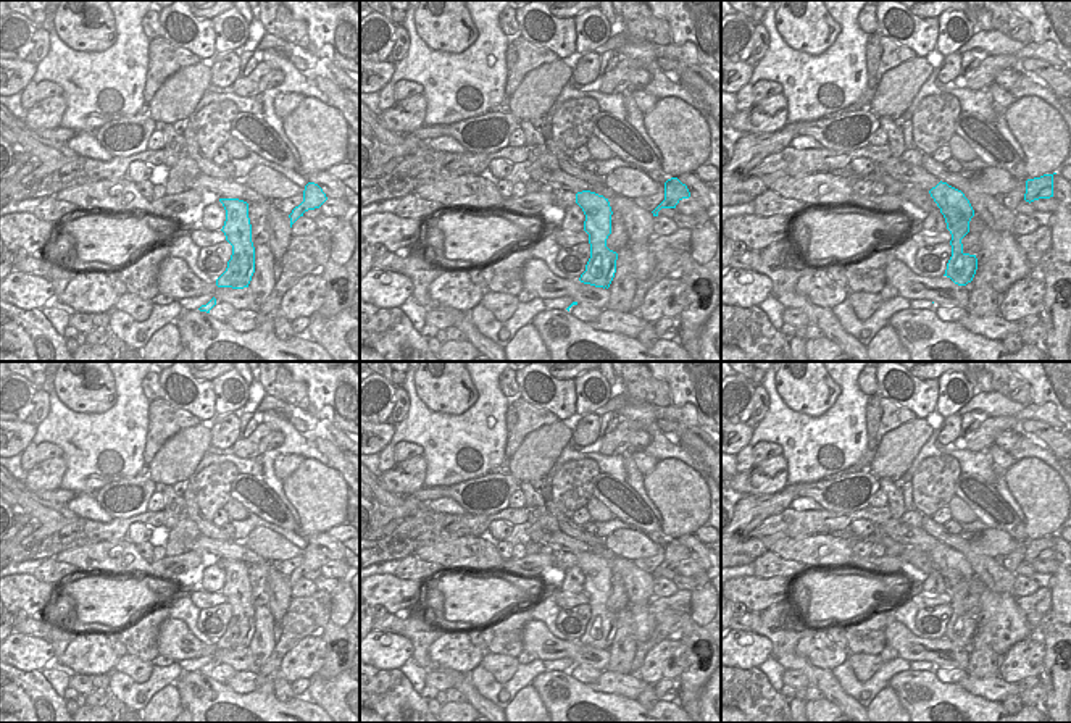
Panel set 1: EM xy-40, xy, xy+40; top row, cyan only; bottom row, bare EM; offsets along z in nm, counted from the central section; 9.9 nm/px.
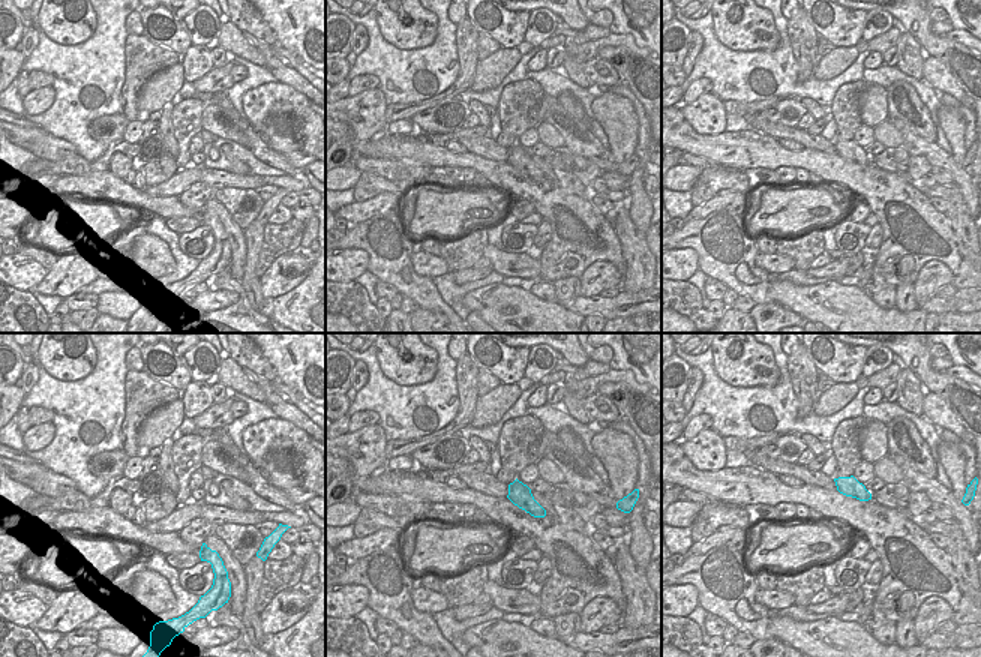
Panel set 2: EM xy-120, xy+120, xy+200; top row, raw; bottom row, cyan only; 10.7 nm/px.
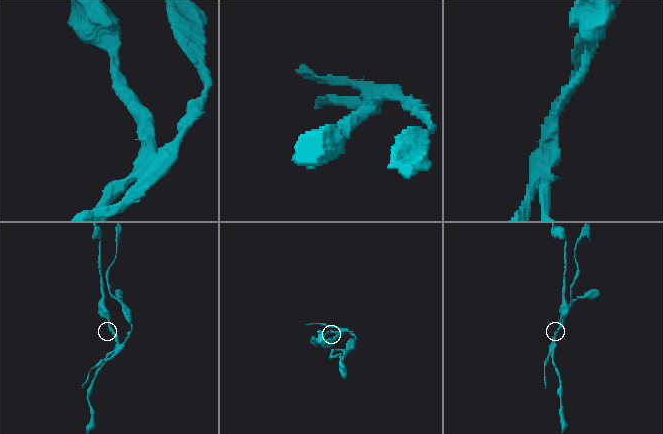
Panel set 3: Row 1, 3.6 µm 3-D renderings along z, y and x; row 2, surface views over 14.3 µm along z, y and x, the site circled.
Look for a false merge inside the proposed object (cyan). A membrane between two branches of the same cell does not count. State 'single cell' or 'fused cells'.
fused cells

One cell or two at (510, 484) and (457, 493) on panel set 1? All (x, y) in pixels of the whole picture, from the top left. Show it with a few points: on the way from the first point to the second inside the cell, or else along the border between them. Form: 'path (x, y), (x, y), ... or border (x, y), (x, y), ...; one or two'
path (497, 486), (486, 486), (481, 481), (470, 483); one

